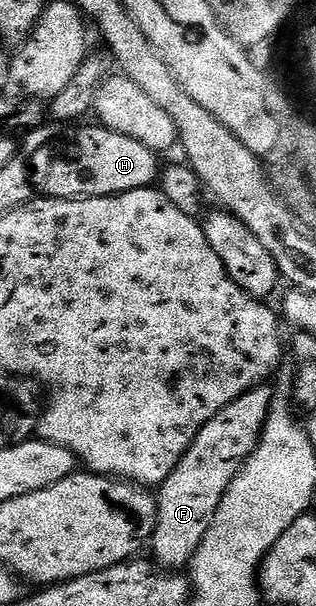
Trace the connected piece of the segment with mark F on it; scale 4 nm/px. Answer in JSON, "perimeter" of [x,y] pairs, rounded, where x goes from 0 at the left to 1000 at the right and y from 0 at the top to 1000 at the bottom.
{"perimeter":[[[832,634],[756,652],[744,665],[718,665],[718,672],[617,718],[554,777],[541,777],[494,809],[497,861],[484,871],[478,919],[513,941],[582,941],[617,909],[630,909],[630,896],[642,896],[642,883],[655,883],[655,870],[668,870],[668,856],[680,856],[680,843],[718,804],[775,769],[775,759],[801,749],[801,739],[826,723],[867,653],[867,644]]]}

